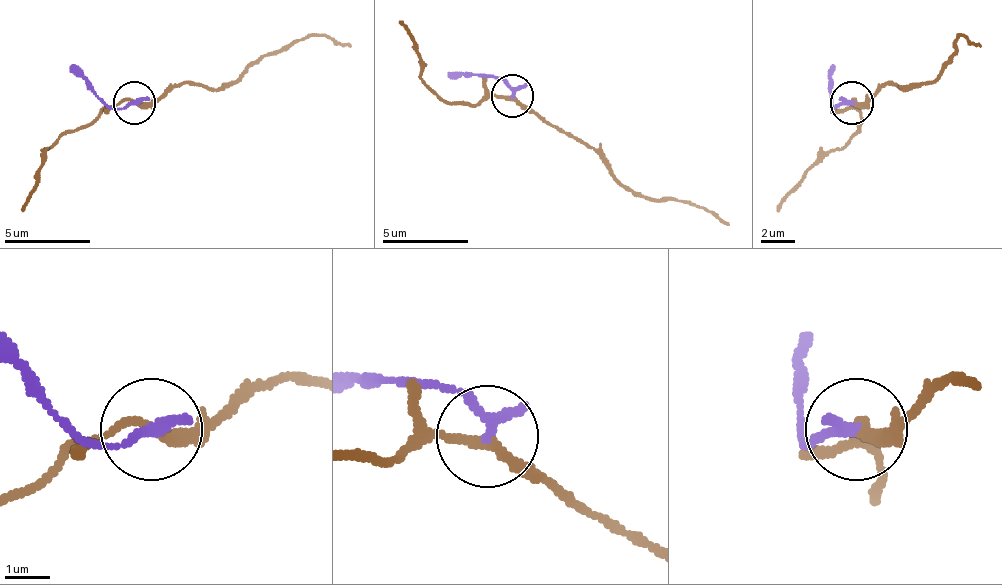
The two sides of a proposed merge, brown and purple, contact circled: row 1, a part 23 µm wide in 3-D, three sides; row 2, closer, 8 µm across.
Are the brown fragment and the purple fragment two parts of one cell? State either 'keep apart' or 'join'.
keep apart

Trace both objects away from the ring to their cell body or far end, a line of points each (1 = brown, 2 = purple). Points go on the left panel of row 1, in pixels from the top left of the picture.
1: (135, 103), (157, 103), (191, 82), (234, 82), (251, 65), (311, 35), (328, 35), (350, 47)
2: (135, 103), (109, 107), (71, 65)

